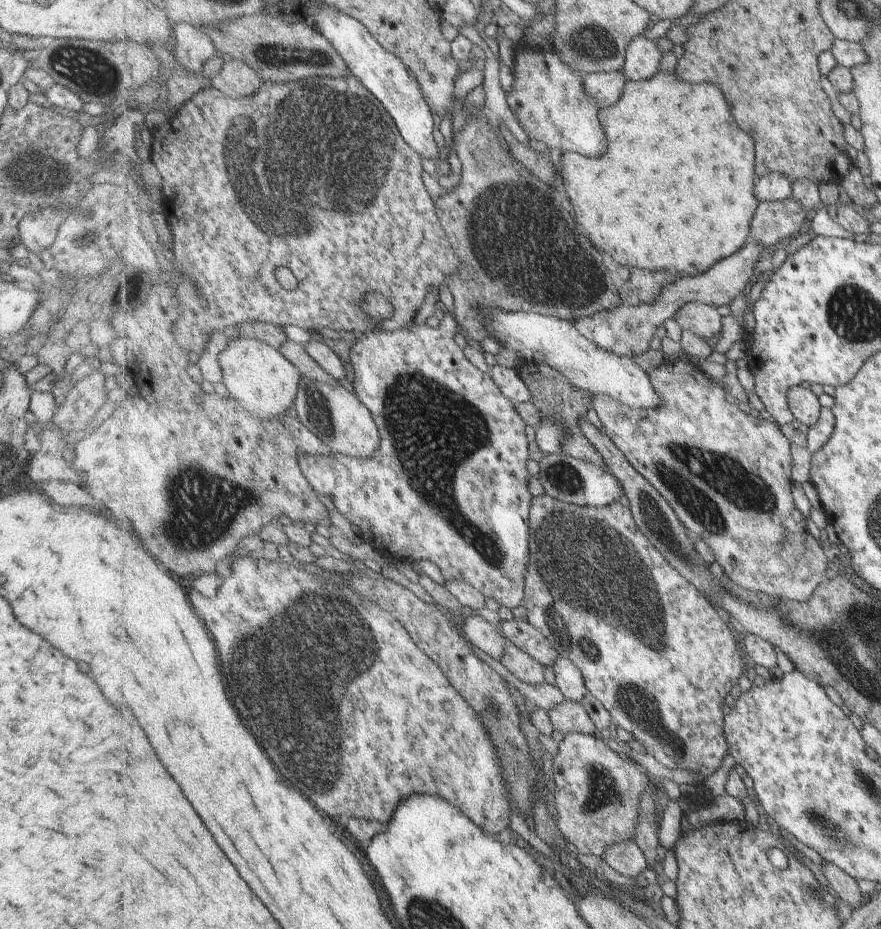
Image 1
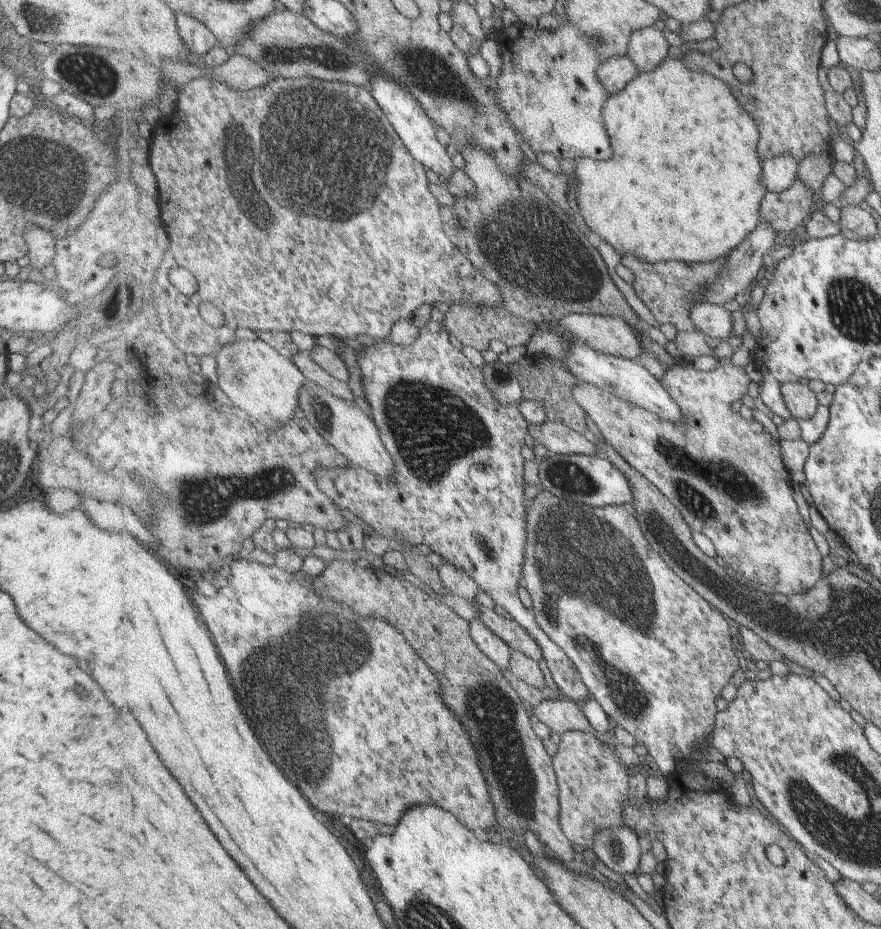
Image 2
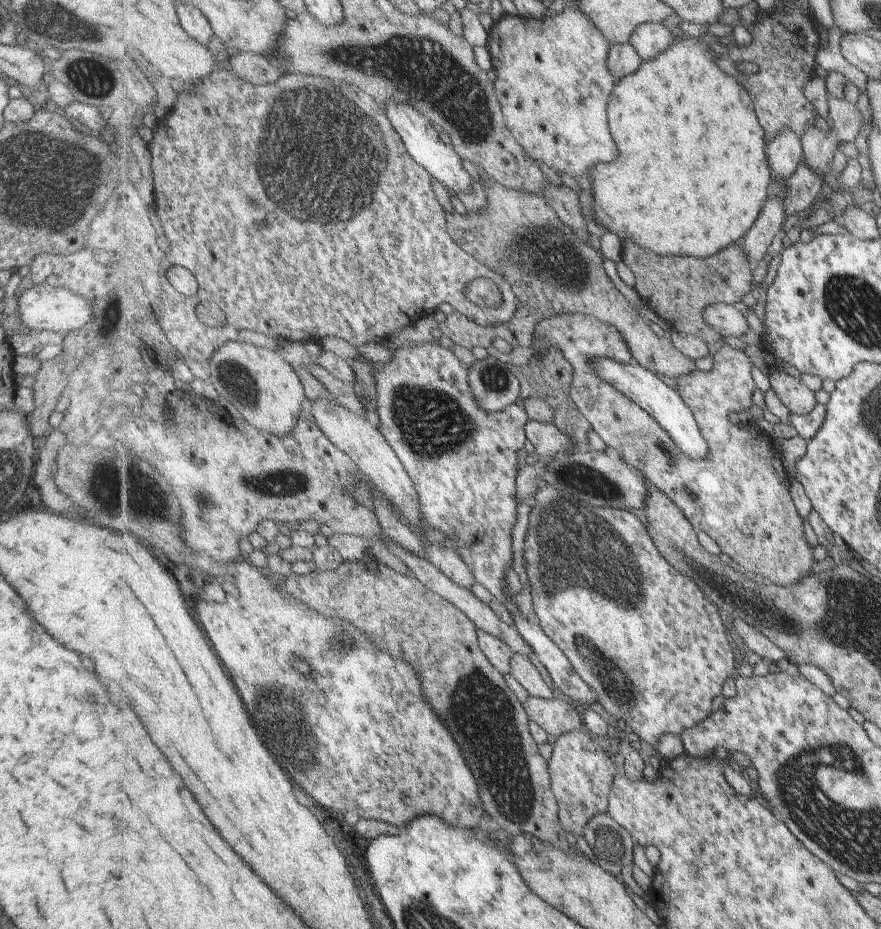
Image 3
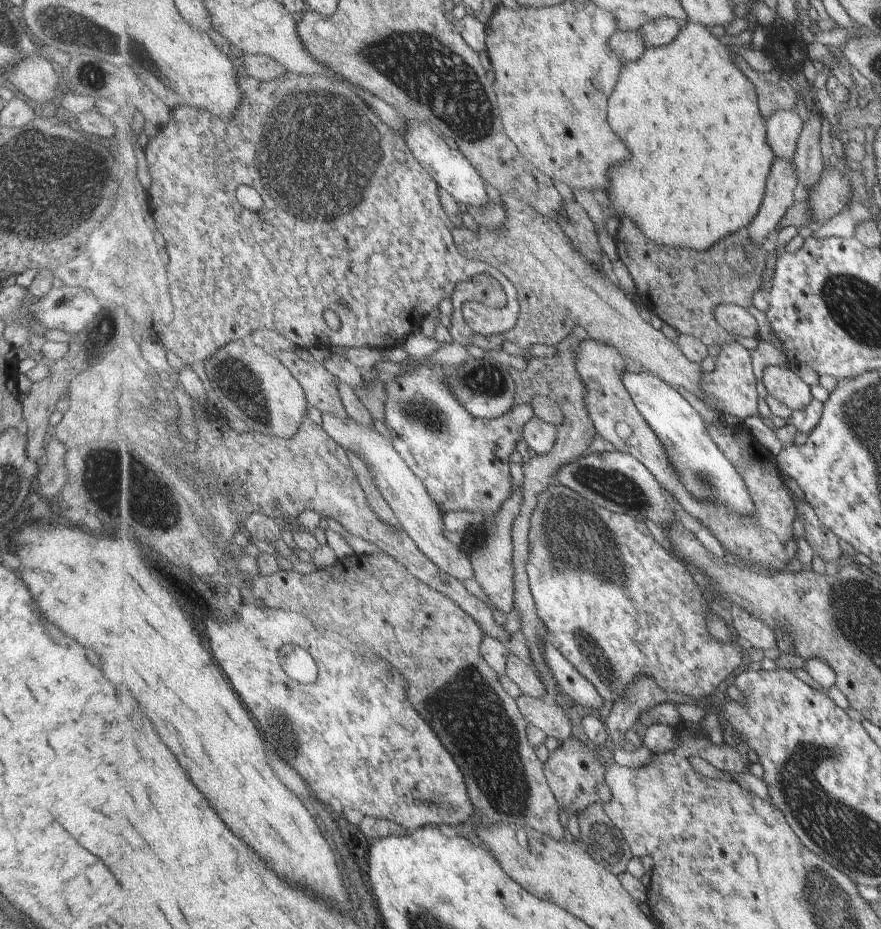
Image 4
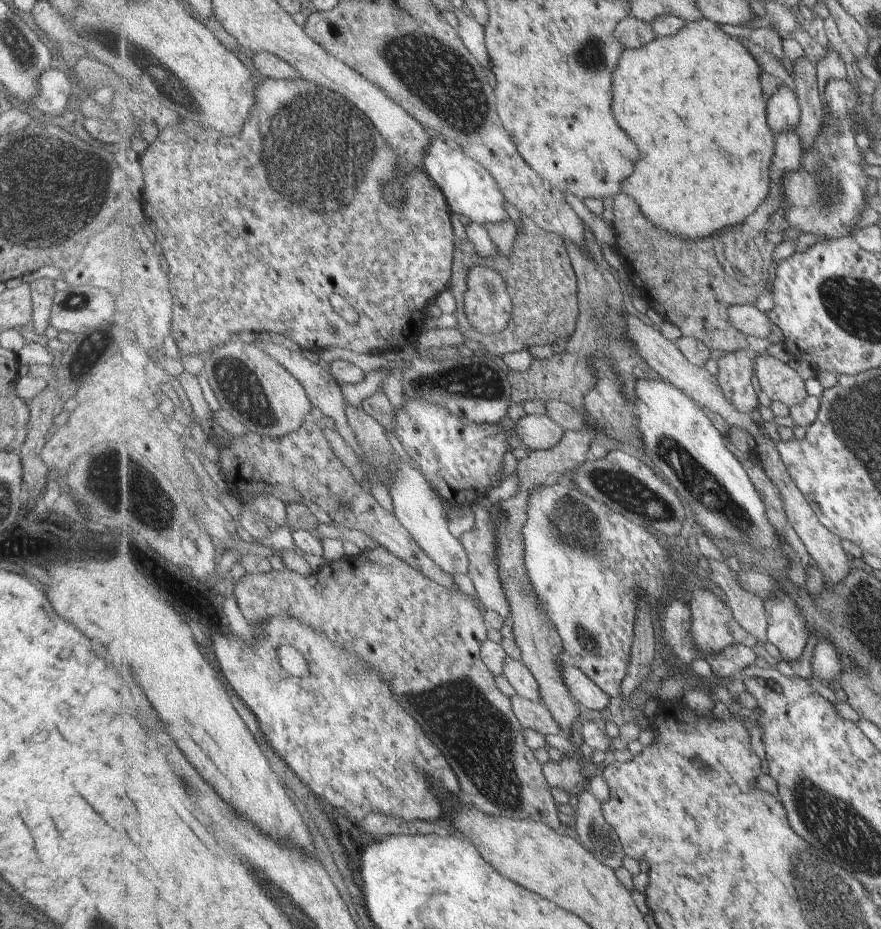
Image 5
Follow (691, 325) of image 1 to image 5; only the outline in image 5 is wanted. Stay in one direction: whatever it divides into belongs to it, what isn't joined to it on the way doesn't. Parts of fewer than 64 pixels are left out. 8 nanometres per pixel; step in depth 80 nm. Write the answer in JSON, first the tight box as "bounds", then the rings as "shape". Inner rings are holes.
{"bounds":[728,304,772,338],"shape":[[[751,304],[728,306],[728,319],[745,337],[767,338],[772,322],[767,312],[763,313],[757,306]]]}

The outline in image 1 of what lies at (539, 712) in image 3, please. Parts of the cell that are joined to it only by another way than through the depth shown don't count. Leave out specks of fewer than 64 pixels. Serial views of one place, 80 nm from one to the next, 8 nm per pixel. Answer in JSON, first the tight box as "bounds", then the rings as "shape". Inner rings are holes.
{"bounds":[548,700,599,734],"shape":[[[563,700],[551,710],[548,710],[554,728],[561,730],[563,734],[582,732],[587,734],[597,734],[599,729],[584,704],[579,701]]]}

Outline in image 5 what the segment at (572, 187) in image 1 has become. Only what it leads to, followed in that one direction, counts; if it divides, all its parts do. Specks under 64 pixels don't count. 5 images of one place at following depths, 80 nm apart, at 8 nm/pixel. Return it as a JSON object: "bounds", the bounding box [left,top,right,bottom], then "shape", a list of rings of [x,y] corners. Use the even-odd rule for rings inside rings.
{"bounds":[612,19,776,241],"shape":[[[709,19],[689,21],[677,33],[670,37],[657,37],[639,50],[625,50],[614,75],[614,95],[612,113],[616,123],[639,146],[640,157],[634,173],[622,182],[621,193],[636,200],[638,207],[646,217],[662,231],[681,237],[687,241],[714,238],[718,232],[735,225],[742,225],[753,212],[770,196],[772,183],[771,168],[776,153],[776,138],[770,122],[767,122],[767,106],[761,90],[760,76],[764,72],[755,62],[755,58],[736,38],[725,34],[716,22]]]}

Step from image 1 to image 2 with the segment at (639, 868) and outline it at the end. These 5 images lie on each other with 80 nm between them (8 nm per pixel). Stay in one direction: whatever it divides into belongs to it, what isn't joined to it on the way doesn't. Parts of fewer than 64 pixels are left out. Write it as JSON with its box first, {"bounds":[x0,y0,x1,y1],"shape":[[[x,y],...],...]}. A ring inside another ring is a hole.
{"bounds":[595,826,643,875],"shape":[[[625,826],[617,831],[606,829],[596,835],[595,854],[608,868],[621,875],[636,873],[643,858],[639,836]]]}

